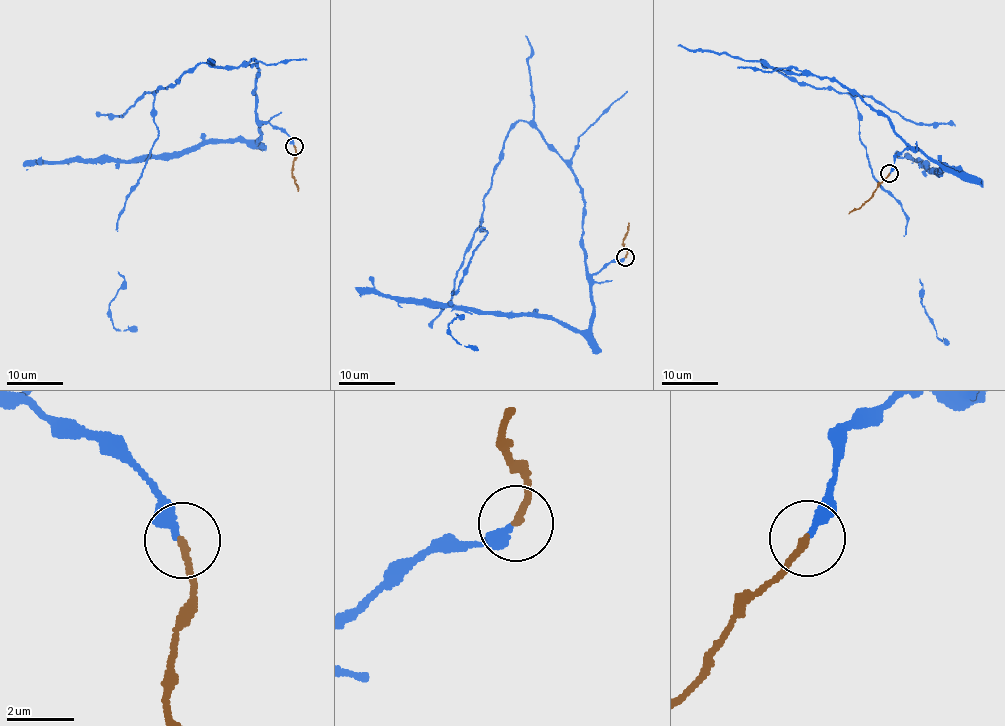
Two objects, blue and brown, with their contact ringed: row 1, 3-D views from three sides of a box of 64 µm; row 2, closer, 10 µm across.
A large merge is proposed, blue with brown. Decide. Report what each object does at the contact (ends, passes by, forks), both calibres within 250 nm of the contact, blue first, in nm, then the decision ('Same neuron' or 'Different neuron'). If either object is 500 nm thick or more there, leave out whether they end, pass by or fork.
At the ring blue ends. At the ring brown ends. Thickness 300 nm (blue) against 200 nm. Same neuron

